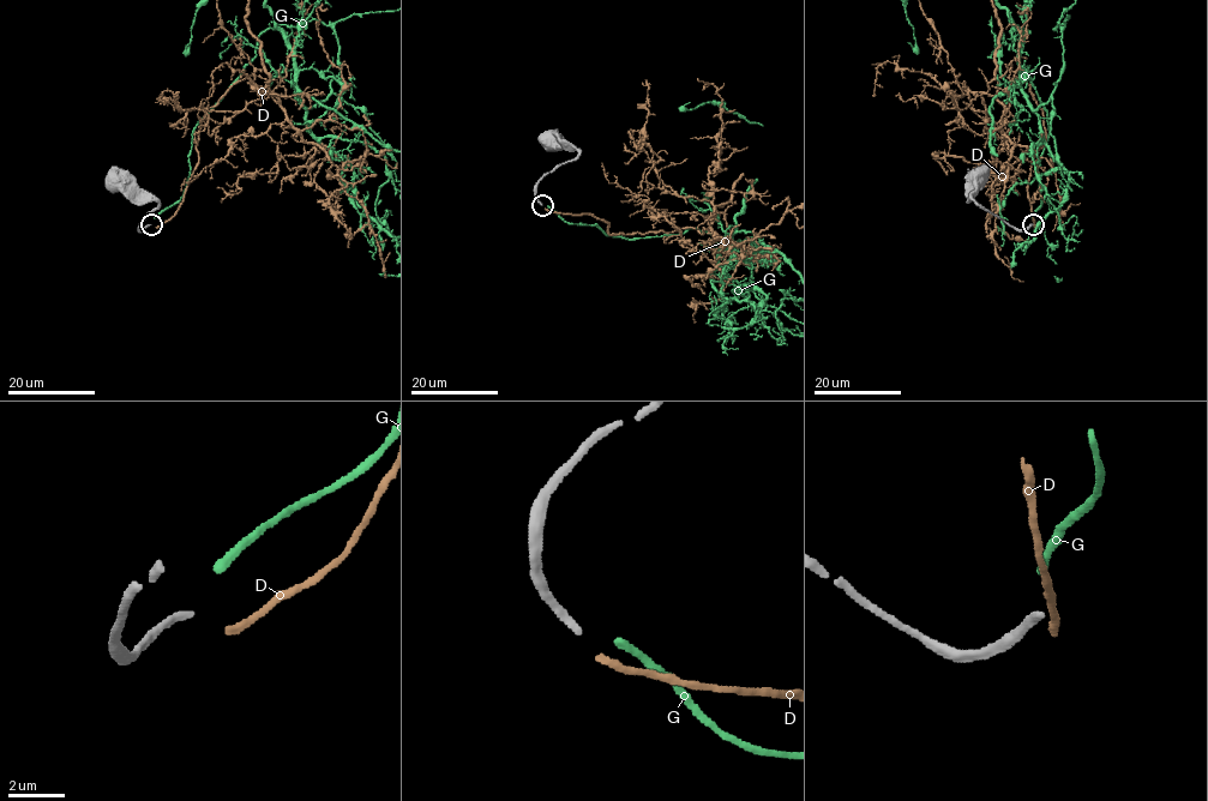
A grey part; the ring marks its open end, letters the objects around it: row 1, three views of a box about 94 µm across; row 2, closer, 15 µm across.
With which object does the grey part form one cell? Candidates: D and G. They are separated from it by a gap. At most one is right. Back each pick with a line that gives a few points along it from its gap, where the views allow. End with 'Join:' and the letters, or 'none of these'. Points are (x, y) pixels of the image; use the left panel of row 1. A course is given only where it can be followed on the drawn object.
Join: none of these

